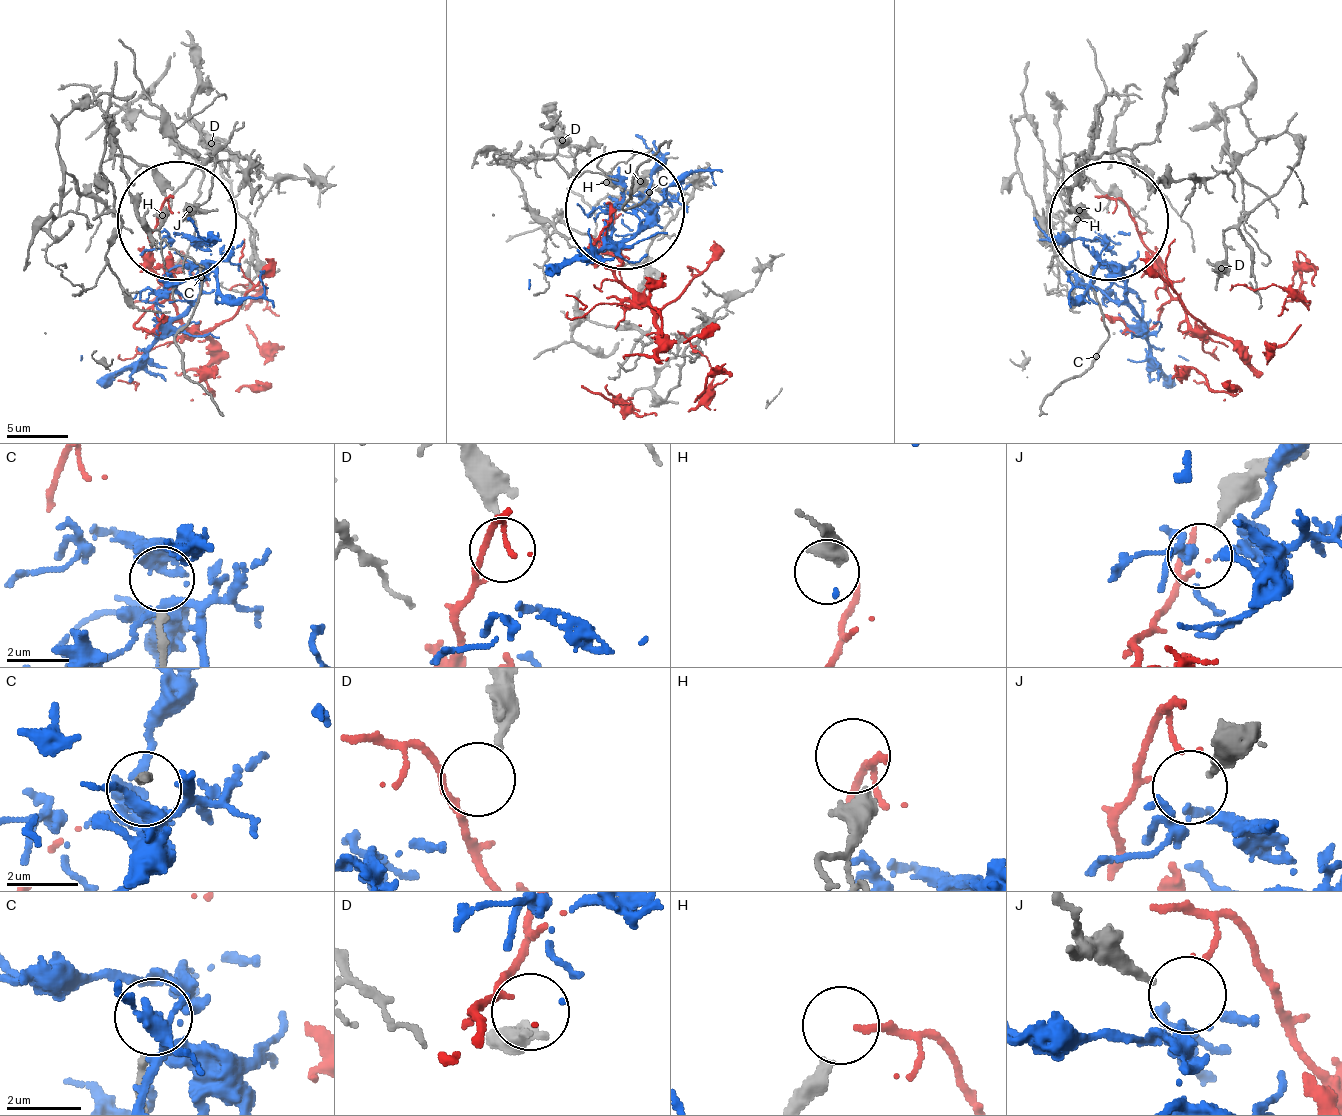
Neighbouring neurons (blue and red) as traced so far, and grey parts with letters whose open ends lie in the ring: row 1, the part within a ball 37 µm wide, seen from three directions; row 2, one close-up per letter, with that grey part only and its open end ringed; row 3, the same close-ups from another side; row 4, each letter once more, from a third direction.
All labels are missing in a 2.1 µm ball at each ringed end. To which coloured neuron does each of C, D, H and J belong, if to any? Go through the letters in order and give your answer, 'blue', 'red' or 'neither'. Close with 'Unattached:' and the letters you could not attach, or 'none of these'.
C: neither
D: neither
H: red
J: neither
Unattached: C, D, J

